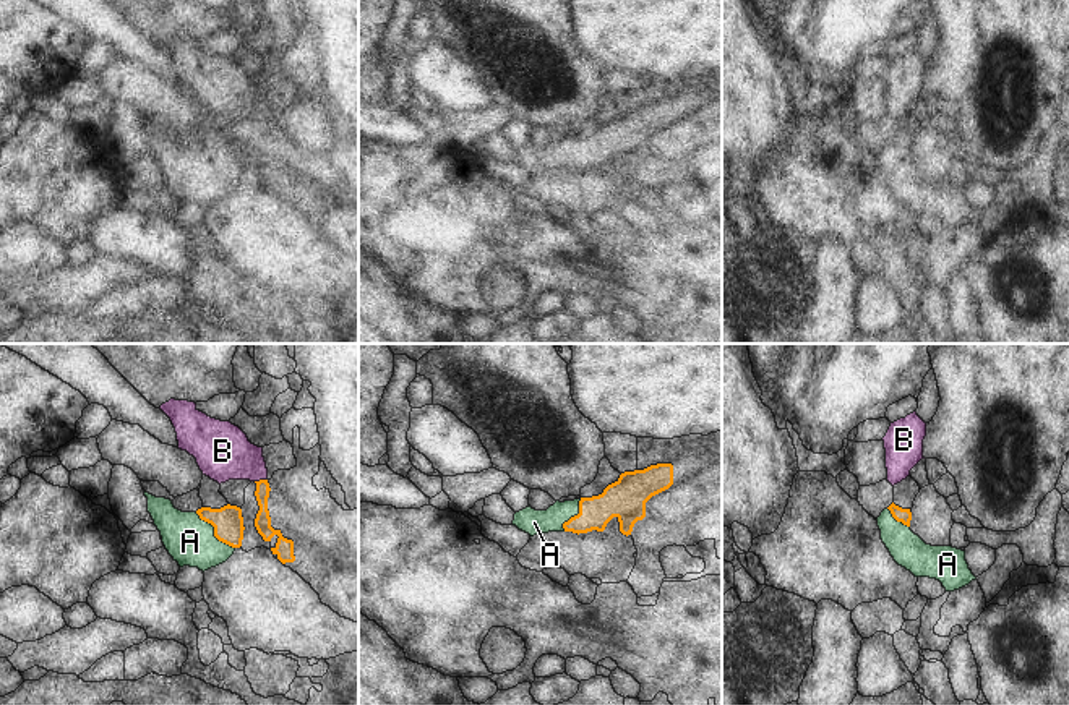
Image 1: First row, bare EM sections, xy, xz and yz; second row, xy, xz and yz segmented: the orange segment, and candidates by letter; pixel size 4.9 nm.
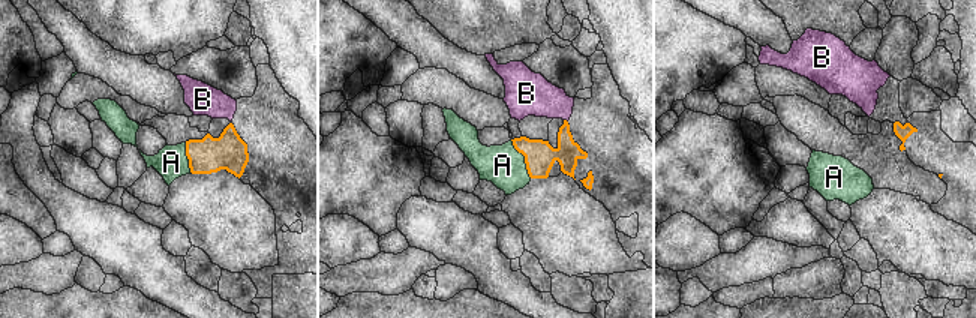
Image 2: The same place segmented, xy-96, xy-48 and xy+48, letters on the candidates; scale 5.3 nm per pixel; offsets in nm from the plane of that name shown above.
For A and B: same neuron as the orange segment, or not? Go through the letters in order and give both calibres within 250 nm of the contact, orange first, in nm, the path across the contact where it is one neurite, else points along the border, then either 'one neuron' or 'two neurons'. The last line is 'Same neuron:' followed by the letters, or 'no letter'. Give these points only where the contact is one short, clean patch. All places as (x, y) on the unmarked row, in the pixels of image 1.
A: 150 nm thick on the orange side, 240 nm on the other; runs through xy (227, 159), (214, 169), (190, 179); one neuron
B: 80 nm thick on the orange side, 280 nm on the other; two neurons
Same neuron: A

